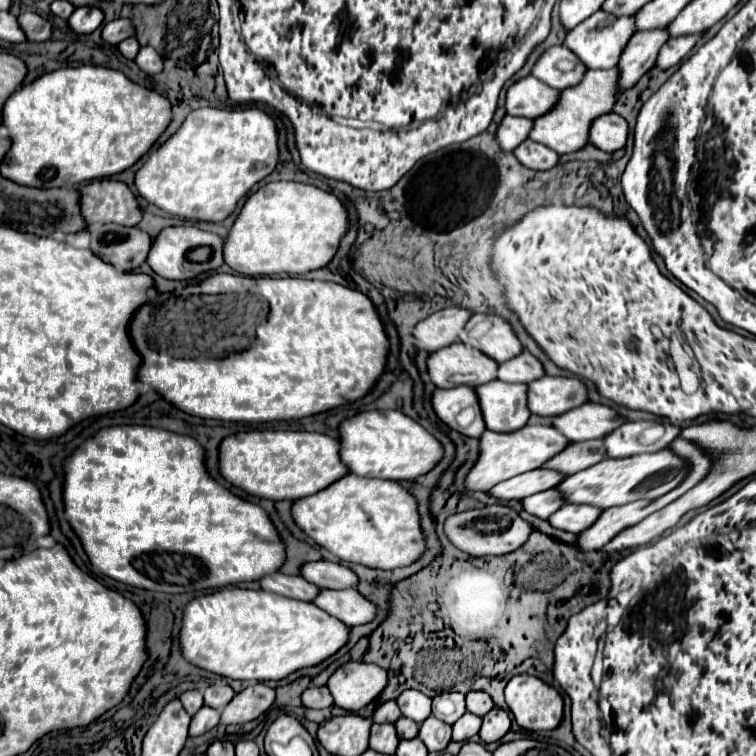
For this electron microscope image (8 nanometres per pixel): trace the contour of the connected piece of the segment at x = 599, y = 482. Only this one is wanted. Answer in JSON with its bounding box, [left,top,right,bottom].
[555,449,687,509]

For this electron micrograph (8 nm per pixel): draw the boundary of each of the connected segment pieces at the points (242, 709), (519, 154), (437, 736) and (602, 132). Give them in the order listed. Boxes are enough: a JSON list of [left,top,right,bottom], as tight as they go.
[[221,683,275,725],[513,139,559,169],[417,717,451,751],[589,113,627,153]]

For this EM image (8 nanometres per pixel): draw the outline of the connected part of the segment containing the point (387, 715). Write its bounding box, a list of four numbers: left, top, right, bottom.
[371,701,401,723]

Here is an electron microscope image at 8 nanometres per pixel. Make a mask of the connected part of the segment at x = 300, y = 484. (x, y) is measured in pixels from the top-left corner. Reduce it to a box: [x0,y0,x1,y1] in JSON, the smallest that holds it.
[219,431,347,501]

